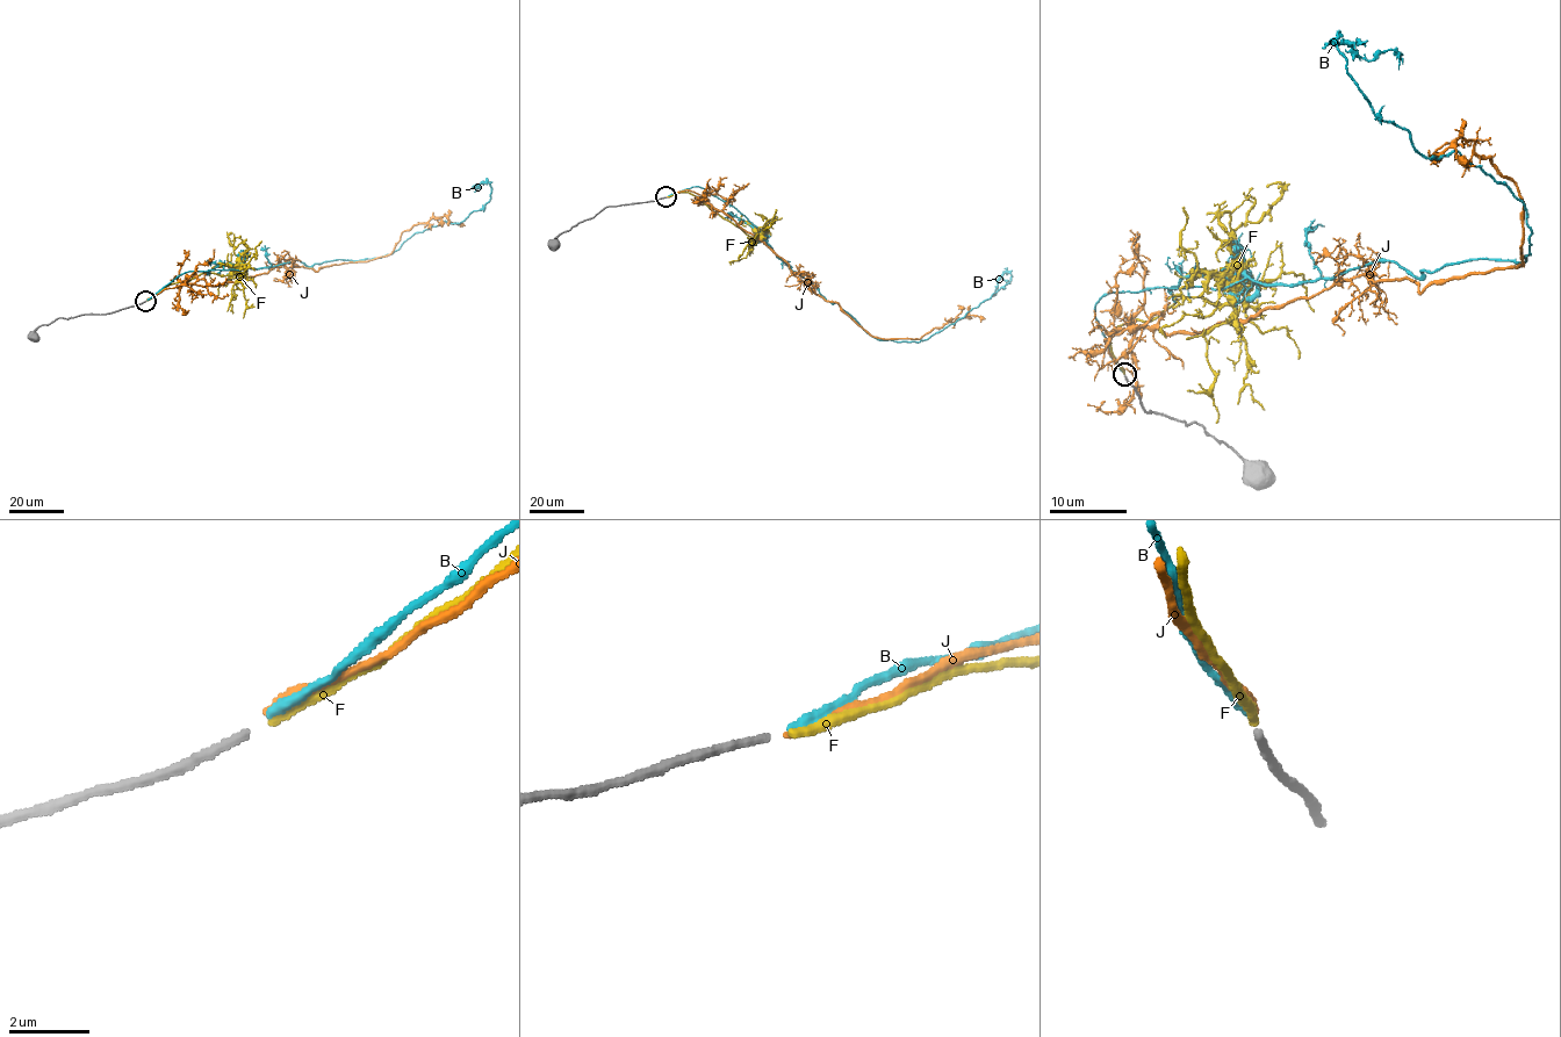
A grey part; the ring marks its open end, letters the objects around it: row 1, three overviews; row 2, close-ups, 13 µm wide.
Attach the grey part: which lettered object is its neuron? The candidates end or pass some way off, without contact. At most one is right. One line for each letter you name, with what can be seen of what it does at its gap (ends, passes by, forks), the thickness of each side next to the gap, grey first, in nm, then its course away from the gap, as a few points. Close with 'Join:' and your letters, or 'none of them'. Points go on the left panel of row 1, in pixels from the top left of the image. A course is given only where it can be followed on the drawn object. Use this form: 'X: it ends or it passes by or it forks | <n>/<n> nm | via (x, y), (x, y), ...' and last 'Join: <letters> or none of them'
F: it ends | 200/240 nm | via (148, 300), (166, 286), (188, 281), (201, 273), (234, 274), (237, 256), (228, 237), (231, 233)
Join: F

